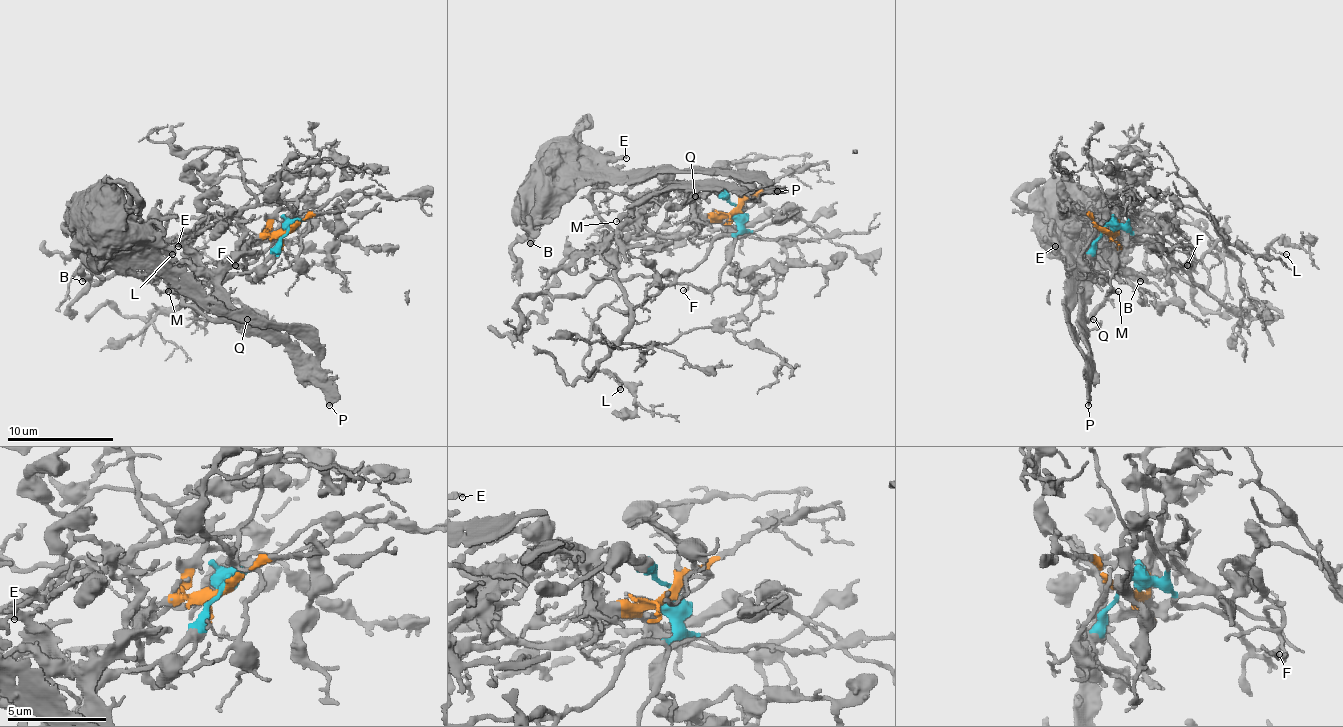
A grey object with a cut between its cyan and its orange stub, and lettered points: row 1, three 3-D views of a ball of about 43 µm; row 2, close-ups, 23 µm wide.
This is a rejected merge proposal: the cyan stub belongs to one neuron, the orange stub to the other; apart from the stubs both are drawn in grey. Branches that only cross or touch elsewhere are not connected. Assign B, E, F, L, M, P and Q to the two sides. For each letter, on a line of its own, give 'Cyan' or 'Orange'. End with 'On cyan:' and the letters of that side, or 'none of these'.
B: Orange
E: Orange
F: Cyan
L: Cyan
M: Orange
P: Orange
Q: Orange
On cyan: F, L

